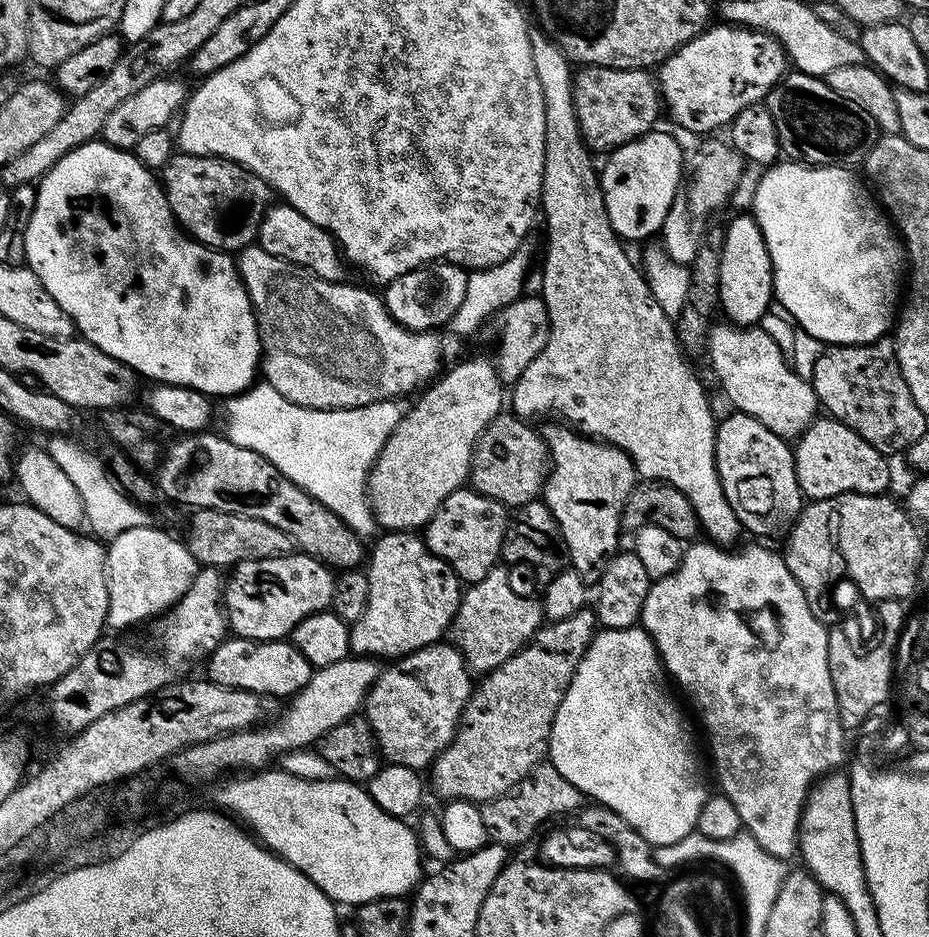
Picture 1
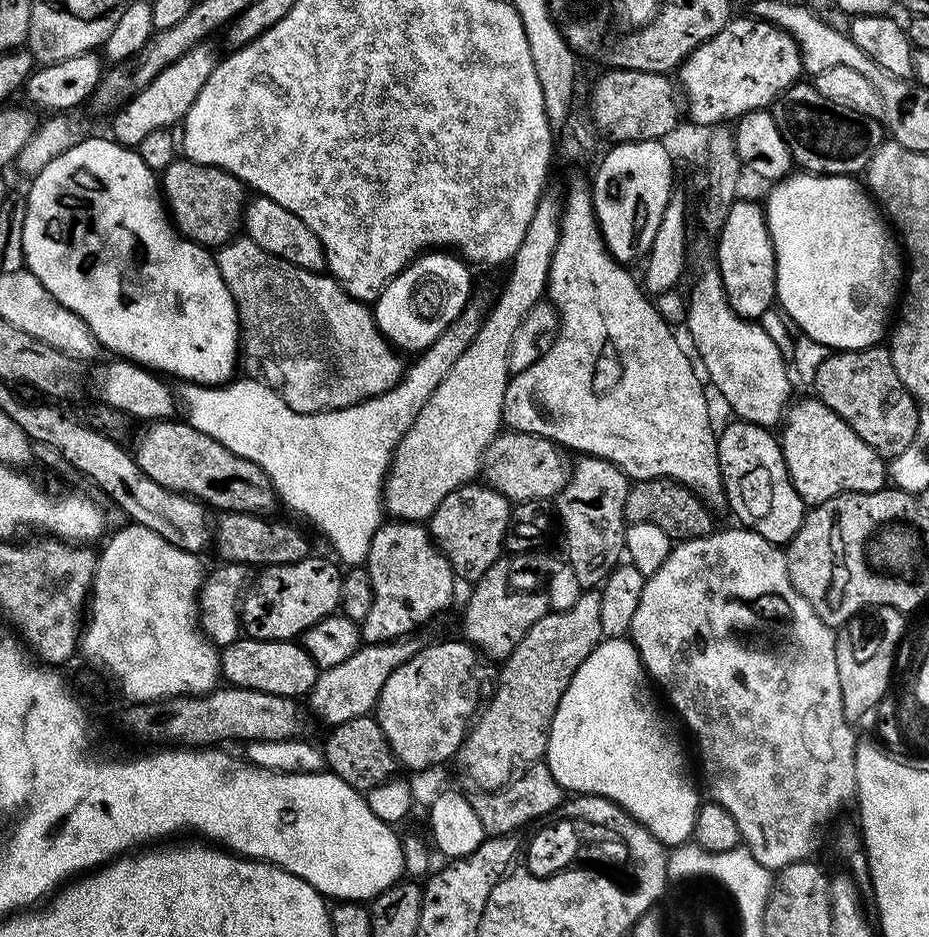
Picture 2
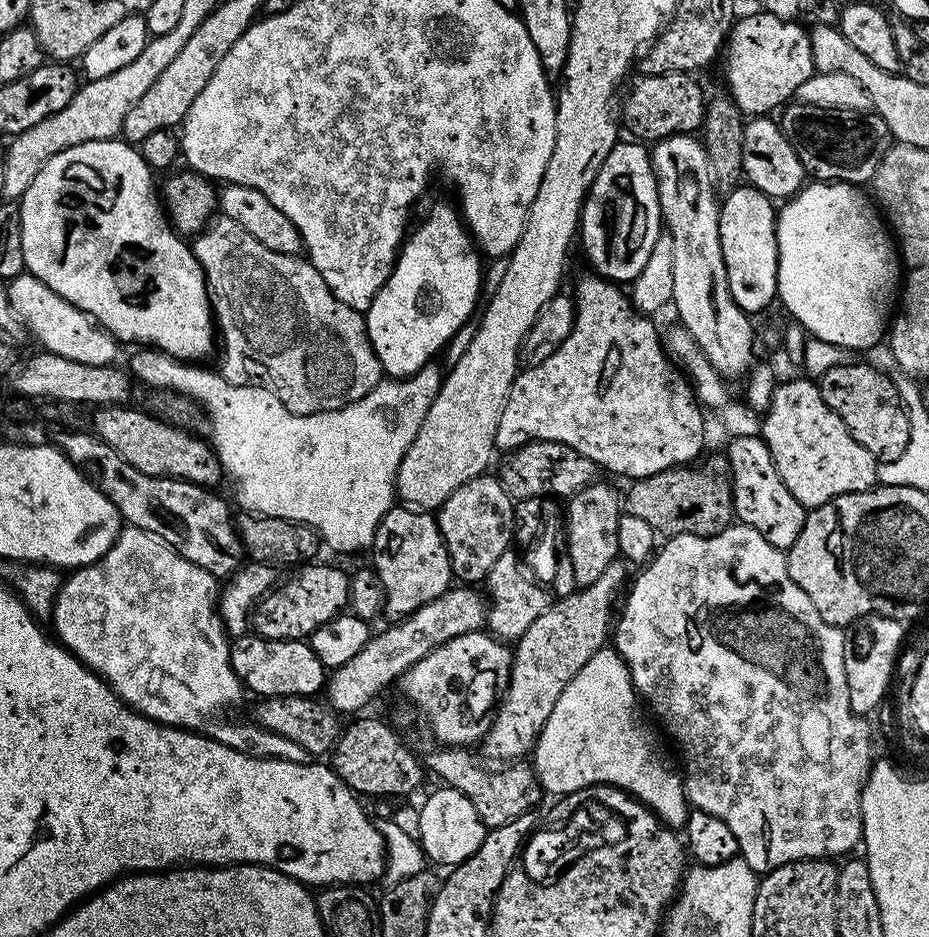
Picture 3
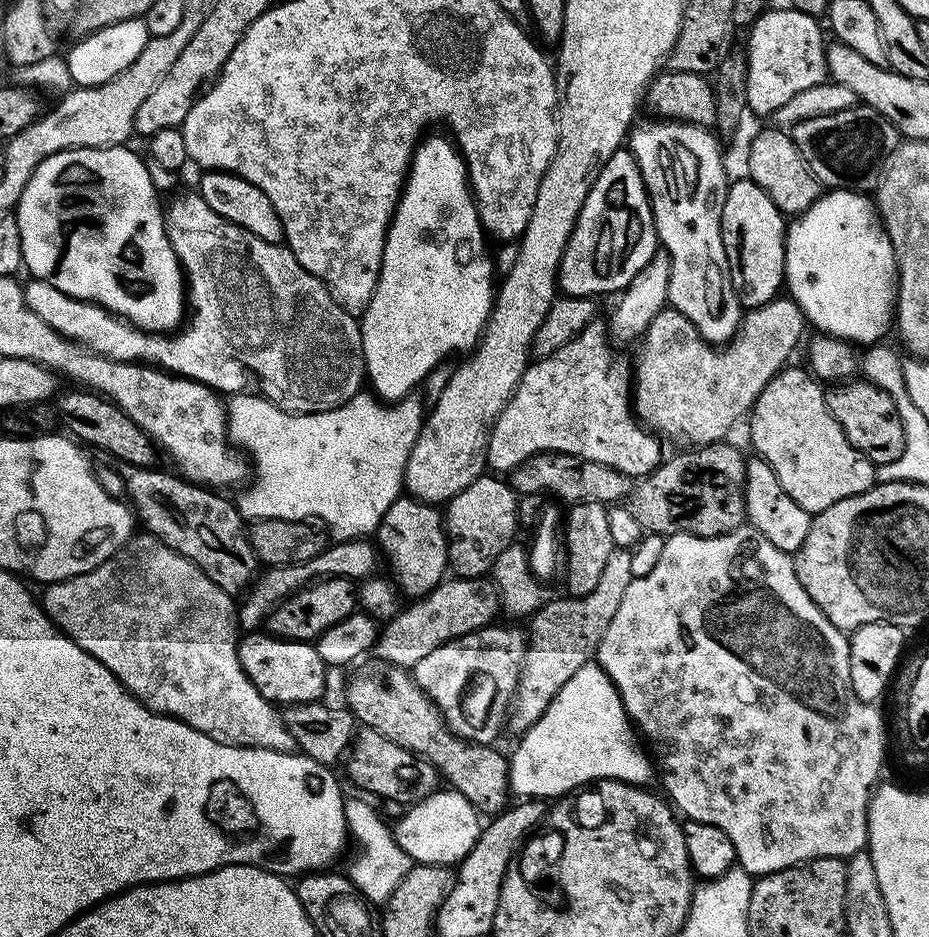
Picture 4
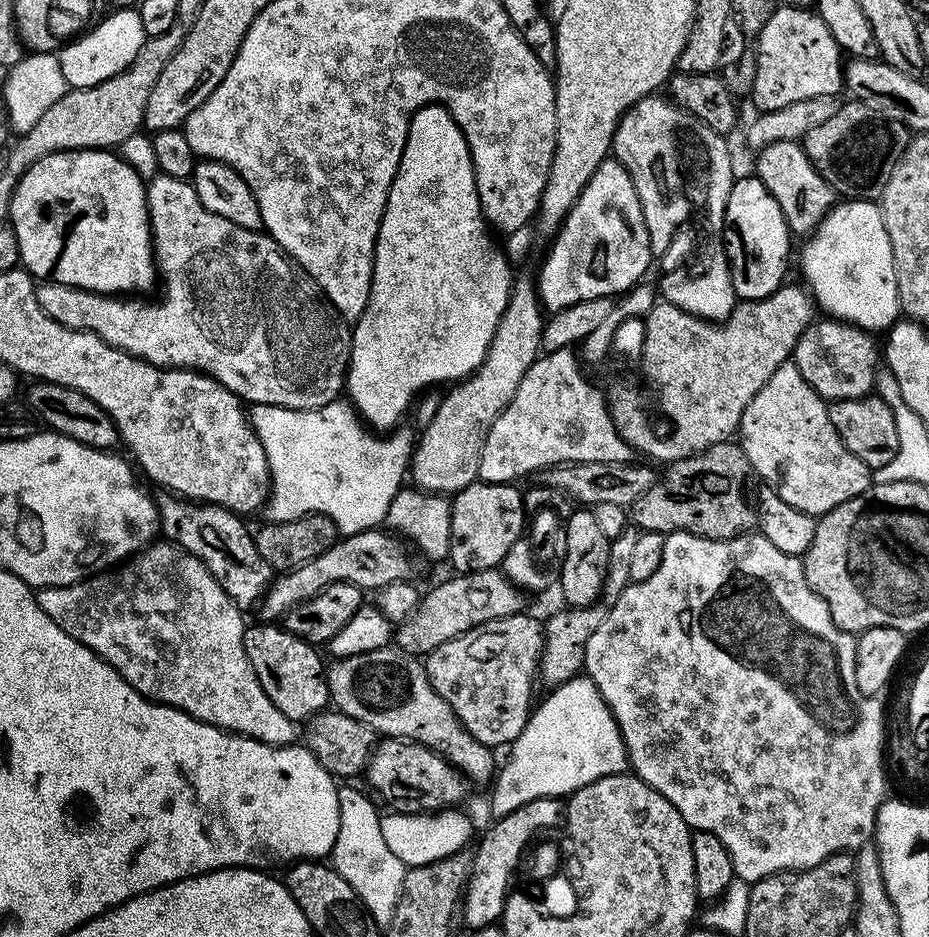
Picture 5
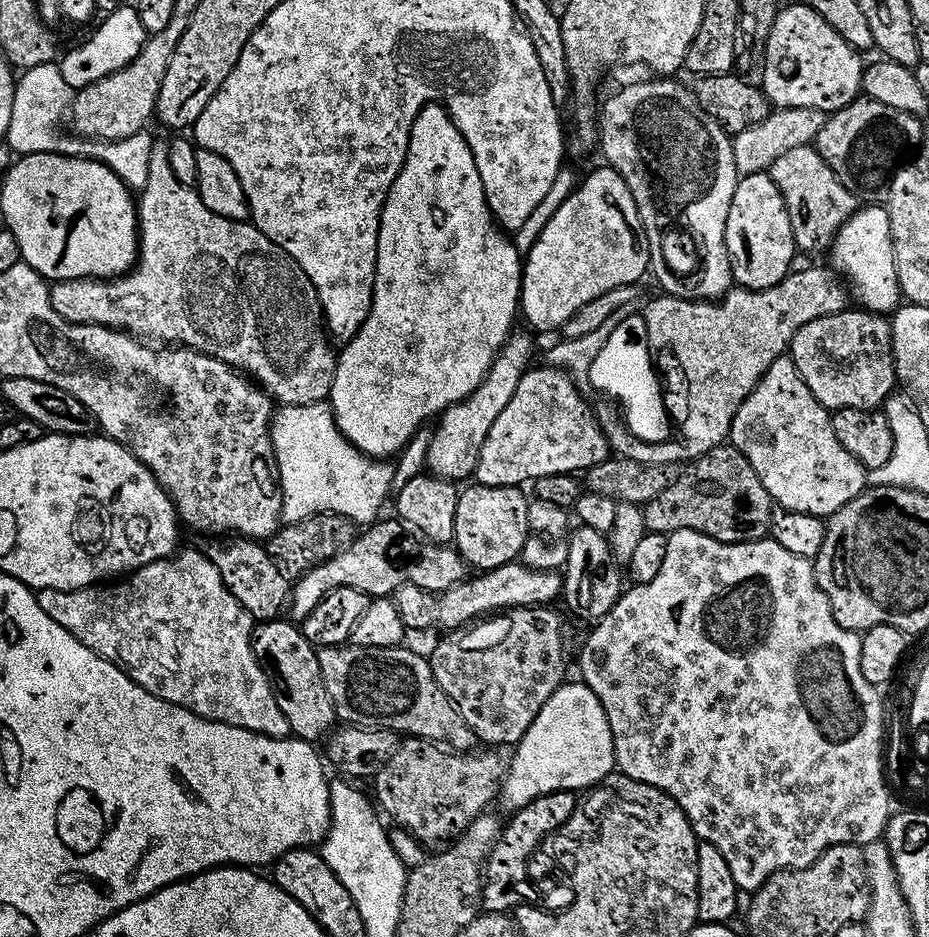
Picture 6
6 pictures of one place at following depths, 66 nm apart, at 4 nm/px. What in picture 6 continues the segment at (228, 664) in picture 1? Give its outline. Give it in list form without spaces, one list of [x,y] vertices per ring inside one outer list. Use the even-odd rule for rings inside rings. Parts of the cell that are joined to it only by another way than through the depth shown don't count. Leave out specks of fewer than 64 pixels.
[[[284,619],[259,621],[252,630],[252,649],[270,682],[282,714],[286,714],[290,722],[291,735],[316,742],[320,735],[321,739],[337,723],[336,708],[326,690],[326,682],[322,682],[317,649],[300,633],[295,623]]]

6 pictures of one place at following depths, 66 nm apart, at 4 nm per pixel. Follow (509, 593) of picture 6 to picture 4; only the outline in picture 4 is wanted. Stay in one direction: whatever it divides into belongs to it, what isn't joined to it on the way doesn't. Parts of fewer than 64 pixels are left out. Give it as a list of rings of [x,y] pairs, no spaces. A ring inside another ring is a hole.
[[[459,578],[445,579],[432,592],[422,598],[411,601],[409,606],[401,607],[393,620],[387,621],[379,629],[376,637],[375,655],[383,663],[397,664],[400,668],[412,669],[426,654],[438,650],[451,640],[487,628],[493,623],[496,611],[501,611],[499,591],[491,579],[477,578],[462,580]]]

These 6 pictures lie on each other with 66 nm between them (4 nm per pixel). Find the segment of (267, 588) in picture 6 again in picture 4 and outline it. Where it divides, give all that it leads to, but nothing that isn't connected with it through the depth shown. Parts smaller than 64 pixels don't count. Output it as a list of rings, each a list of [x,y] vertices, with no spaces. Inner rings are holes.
[[[121,463],[119,468],[124,488],[128,491],[127,503],[134,509],[135,519],[144,523],[143,531],[147,535],[157,536],[163,544],[194,562],[194,566],[198,566],[202,574],[206,574],[206,578],[210,578],[210,582],[214,582],[214,586],[221,588],[228,596],[236,598],[247,593],[258,576],[256,551],[248,540],[245,517],[241,516],[239,507],[232,500],[230,502],[224,497],[227,495],[207,486],[191,484],[179,474],[171,476],[168,472],[155,472],[157,469],[152,466],[138,468],[134,464]]]

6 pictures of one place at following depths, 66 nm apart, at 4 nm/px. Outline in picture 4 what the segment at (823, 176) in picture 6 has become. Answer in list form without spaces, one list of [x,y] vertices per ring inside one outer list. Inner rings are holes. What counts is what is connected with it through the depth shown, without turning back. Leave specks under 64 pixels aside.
[[[771,127],[762,129],[753,138],[752,145],[748,148],[747,175],[755,184],[767,190],[785,217],[795,218],[822,195],[822,184],[812,175],[802,154],[798,154],[798,146],[791,135],[779,127]]]

